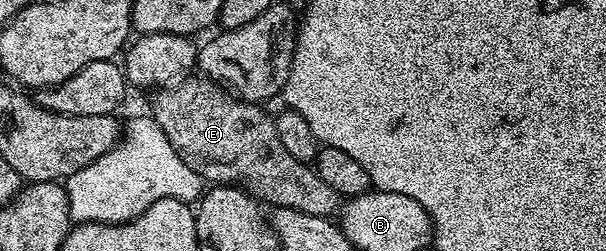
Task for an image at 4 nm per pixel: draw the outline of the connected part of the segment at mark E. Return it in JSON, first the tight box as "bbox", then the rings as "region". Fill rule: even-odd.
{"bbox":[150,78,342,217],"region":[[[185,78],[159,89],[152,100],[150,115],[162,126],[166,138],[178,150],[182,162],[209,185],[243,186],[257,200],[273,209],[302,210],[302,214],[335,217],[342,198],[316,172],[312,164],[298,162],[282,146],[276,121],[256,102],[241,102],[221,85],[207,79]]]}

